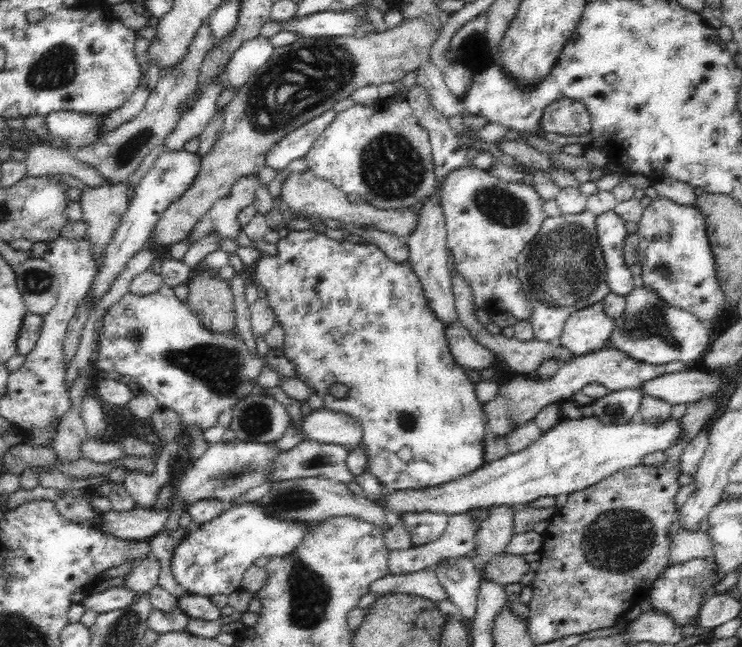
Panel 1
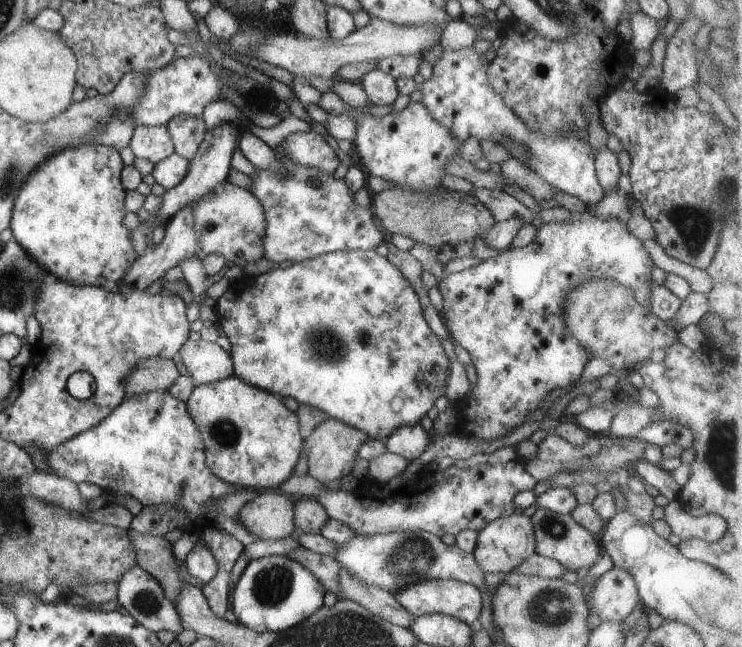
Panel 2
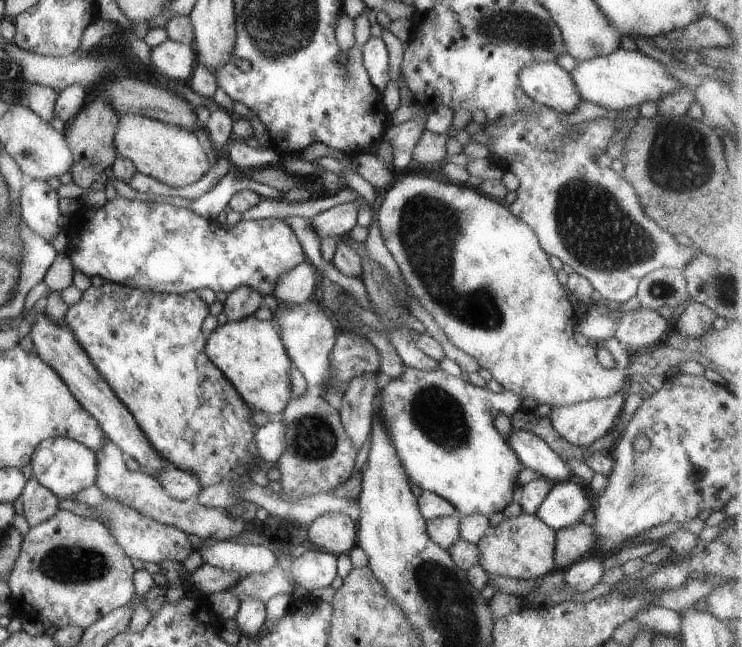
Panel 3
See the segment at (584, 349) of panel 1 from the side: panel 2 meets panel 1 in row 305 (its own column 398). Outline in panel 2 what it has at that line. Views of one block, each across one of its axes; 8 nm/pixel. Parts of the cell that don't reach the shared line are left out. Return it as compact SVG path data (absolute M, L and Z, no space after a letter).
M422 580L410 586L404 586L400 592L394 594L396 602L405 608L410 614L420 616L427 614L441 614L462 620L466 624L478 621L481 610L482 599L480 591L470 583L460 582L460 580Z

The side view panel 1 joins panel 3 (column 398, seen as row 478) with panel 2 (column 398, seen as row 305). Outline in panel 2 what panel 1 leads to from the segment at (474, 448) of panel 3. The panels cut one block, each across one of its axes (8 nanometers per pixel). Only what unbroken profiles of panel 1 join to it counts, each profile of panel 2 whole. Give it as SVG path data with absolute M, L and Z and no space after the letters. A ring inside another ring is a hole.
M346 249L324 254L324 256L316 256L310 260L302 260L285 269L278 267L261 275L244 276L242 281L232 282L226 292L217 299L216 324L220 325L220 329L226 333L231 342L229 355L233 362L233 374L246 384L271 392L281 398L294 398L299 404L312 406L312 408L328 414L329 418L340 420L352 428L357 428L370 439L384 440L401 426L420 424L420 420L428 414L428 410L434 406L436 400L446 394L451 360L444 352L440 339L430 330L430 326L424 320L422 305L412 284L400 274L400 270L396 266L388 262L387 257L376 254L376 251ZM312 334L314 334L316 348L310 348L308 338Z

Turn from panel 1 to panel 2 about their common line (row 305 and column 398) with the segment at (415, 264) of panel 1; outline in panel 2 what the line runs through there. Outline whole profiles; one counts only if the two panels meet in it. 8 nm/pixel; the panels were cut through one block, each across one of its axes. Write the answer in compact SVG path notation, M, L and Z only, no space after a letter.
M415 424L401 426L384 441L389 453L403 456L410 463L426 452L432 440L423 427Z

